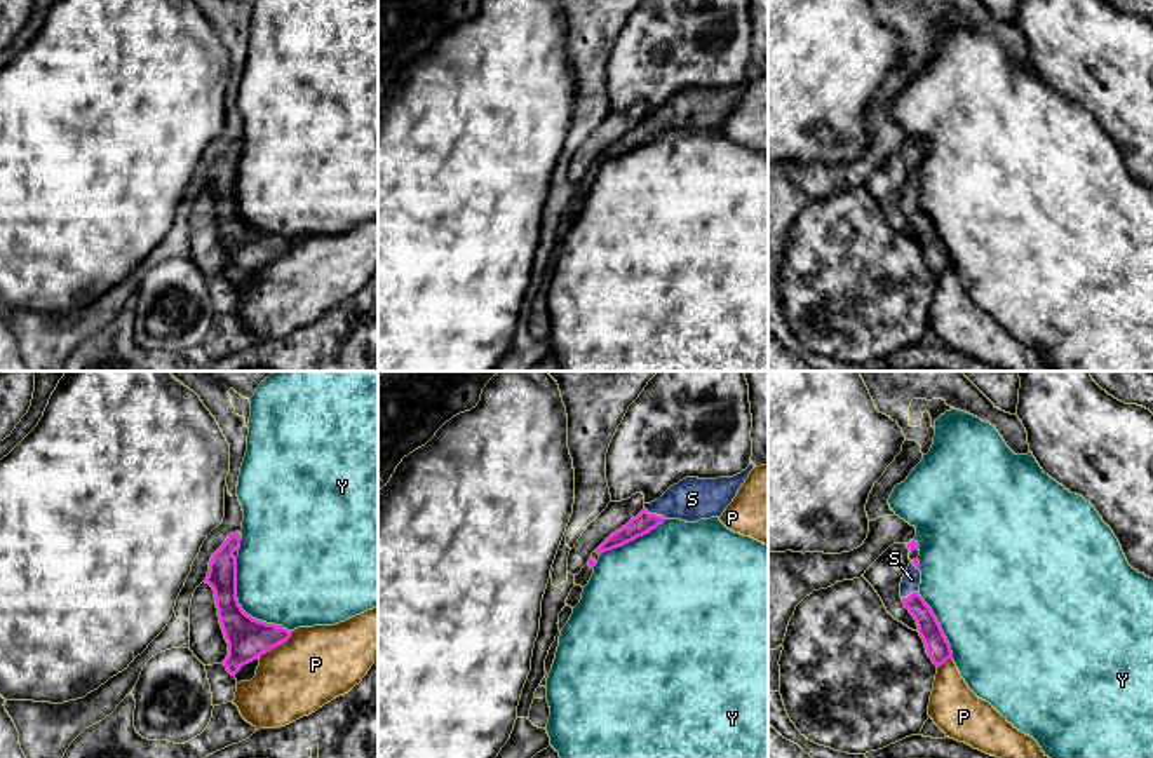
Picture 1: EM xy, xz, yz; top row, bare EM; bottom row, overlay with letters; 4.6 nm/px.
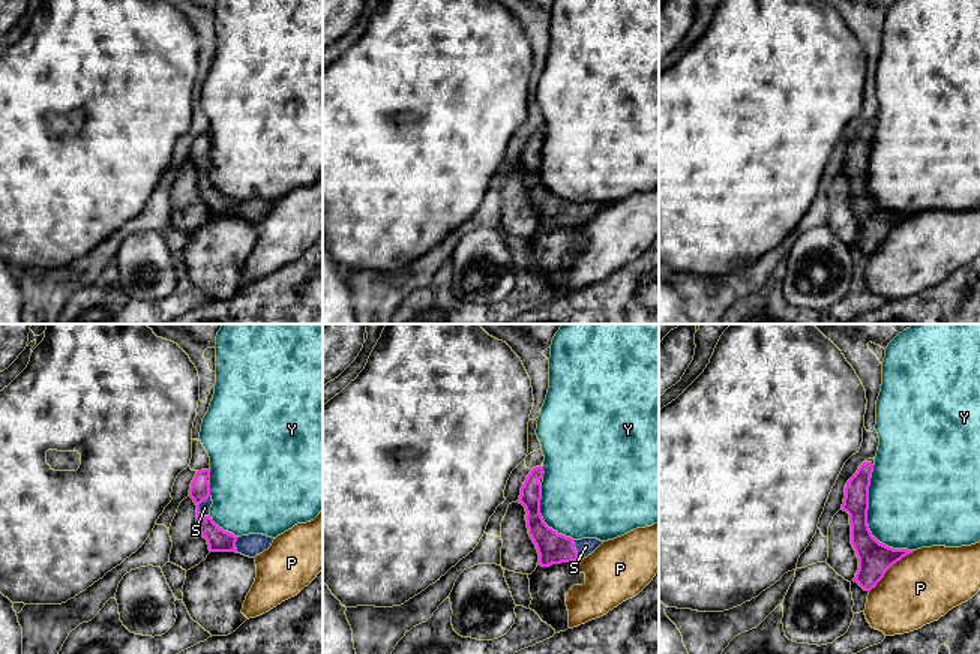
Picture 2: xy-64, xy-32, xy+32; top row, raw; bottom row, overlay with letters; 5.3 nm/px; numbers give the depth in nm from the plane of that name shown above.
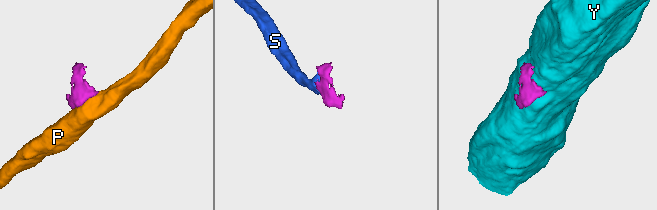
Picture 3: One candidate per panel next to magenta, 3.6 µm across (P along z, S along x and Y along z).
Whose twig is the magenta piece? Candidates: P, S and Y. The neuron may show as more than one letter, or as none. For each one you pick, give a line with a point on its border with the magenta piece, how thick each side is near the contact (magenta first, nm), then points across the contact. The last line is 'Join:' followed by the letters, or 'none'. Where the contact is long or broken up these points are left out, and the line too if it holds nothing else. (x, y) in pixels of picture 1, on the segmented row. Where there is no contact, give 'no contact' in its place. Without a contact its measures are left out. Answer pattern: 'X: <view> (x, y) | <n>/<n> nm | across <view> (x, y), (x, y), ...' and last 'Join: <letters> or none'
S: xz (655, 514) | 100/200 nm | across xz (643, 523), (655, 514), (664, 507), (692, 499)
Join: S

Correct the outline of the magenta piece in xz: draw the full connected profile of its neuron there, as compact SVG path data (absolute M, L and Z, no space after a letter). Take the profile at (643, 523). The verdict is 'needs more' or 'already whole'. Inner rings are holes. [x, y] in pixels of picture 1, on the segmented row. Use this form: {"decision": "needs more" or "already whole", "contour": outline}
{"decision": "needs more", "contour": "M751 462L745 470L733 477L698 479L686 477L671 486L658 500L644 504L644 509L625 526L611 533L596 552L622 547L662 525L665 519L697 523L700 519L721 518L733 502L738 490L756 465Z"}

